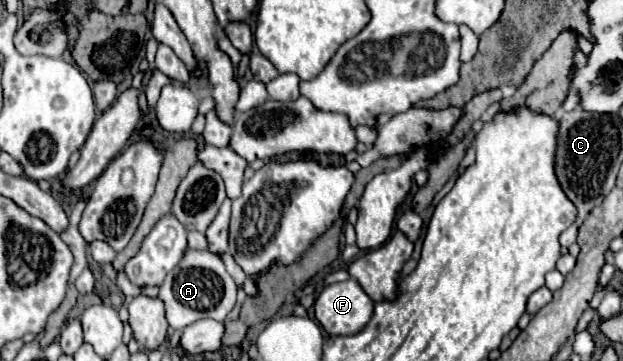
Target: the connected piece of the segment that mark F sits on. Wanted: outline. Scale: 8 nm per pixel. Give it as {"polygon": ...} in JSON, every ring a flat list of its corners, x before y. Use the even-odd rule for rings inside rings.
{"polygon":[[356,279,332,283,322,289,314,303,314,315,330,335,354,335,372,317,374,301]]}

